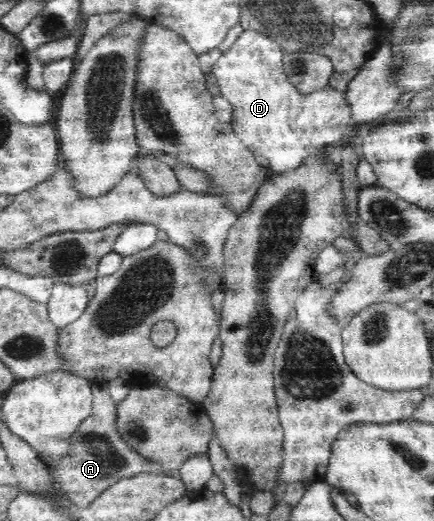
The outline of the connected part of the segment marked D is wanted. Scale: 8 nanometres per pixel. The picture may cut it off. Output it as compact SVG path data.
M244 30L214 64L212 73L218 79L221 94L238 107L234 111L231 127L240 137L242 143L252 149L254 155L262 155L270 162L271 174L292 171L309 157L323 152L326 145L342 139L352 124L351 107L346 94L336 91L329 85L320 91L304 95L294 87L283 70L283 55L286 51L273 39L262 35L256 30Z

